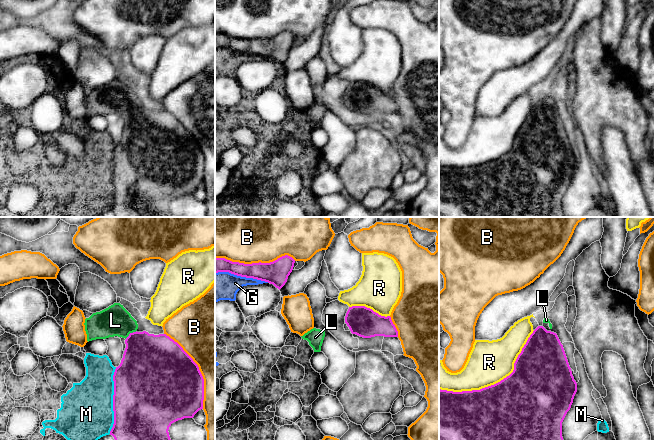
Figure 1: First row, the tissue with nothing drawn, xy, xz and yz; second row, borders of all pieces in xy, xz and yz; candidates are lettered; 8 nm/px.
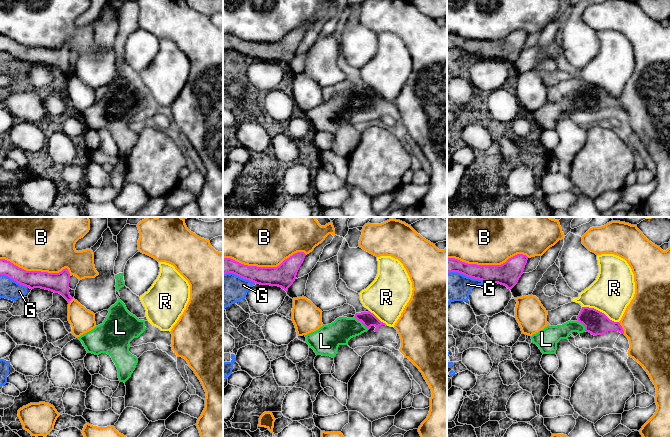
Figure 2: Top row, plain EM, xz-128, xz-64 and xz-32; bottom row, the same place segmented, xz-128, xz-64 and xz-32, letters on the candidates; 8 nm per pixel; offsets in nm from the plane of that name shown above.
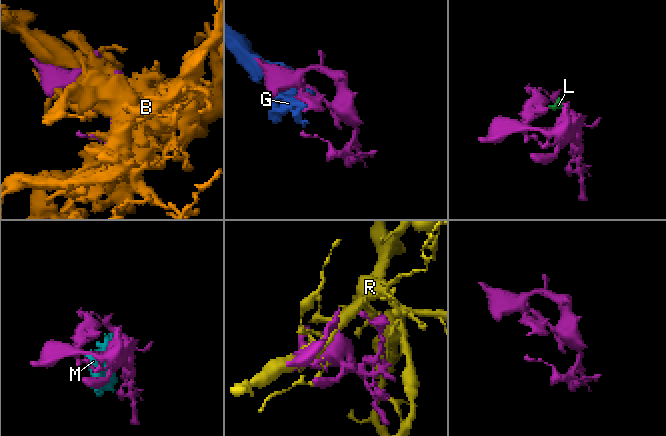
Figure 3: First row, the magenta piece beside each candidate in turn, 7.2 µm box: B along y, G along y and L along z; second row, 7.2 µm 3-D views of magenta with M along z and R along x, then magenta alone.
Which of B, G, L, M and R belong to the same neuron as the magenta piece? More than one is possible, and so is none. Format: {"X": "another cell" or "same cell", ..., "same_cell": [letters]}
{"B": "another cell", "G": "another cell", "L": "same cell", "M": "another cell", "R": "another cell", "same_cell": ["L"]}

